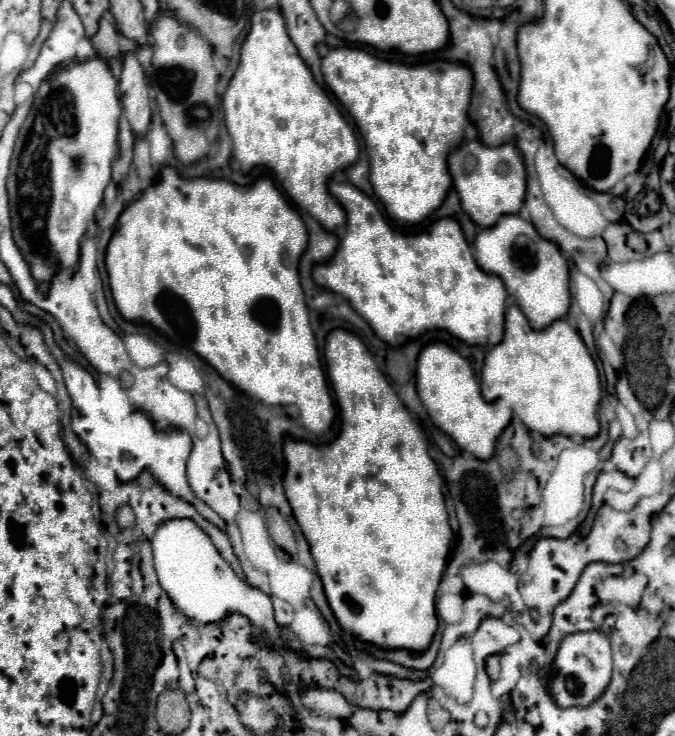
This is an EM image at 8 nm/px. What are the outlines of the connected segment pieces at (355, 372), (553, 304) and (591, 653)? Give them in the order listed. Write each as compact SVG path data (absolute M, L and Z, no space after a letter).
M336 328L326 336L324 358L328 380L340 406L340 434L320 446L290 436L284 440L286 498L308 540L328 604L340 626L360 640L382 648L422 652L430 646L438 628L434 598L452 540L440 490L442 478L428 456L422 428L378 370L364 342L344 328Z
M506 214L496 226L478 234L474 240L474 258L484 272L502 278L508 294L516 298L532 328L542 330L568 312L570 294L566 258L554 242L544 240L536 228L518 214Z
M600 630L590 632L576 632L568 634L556 652L554 658L554 672L548 680L548 694L560 708L568 706L588 706L592 704L608 686L612 676L612 654L610 654L610 640Z

